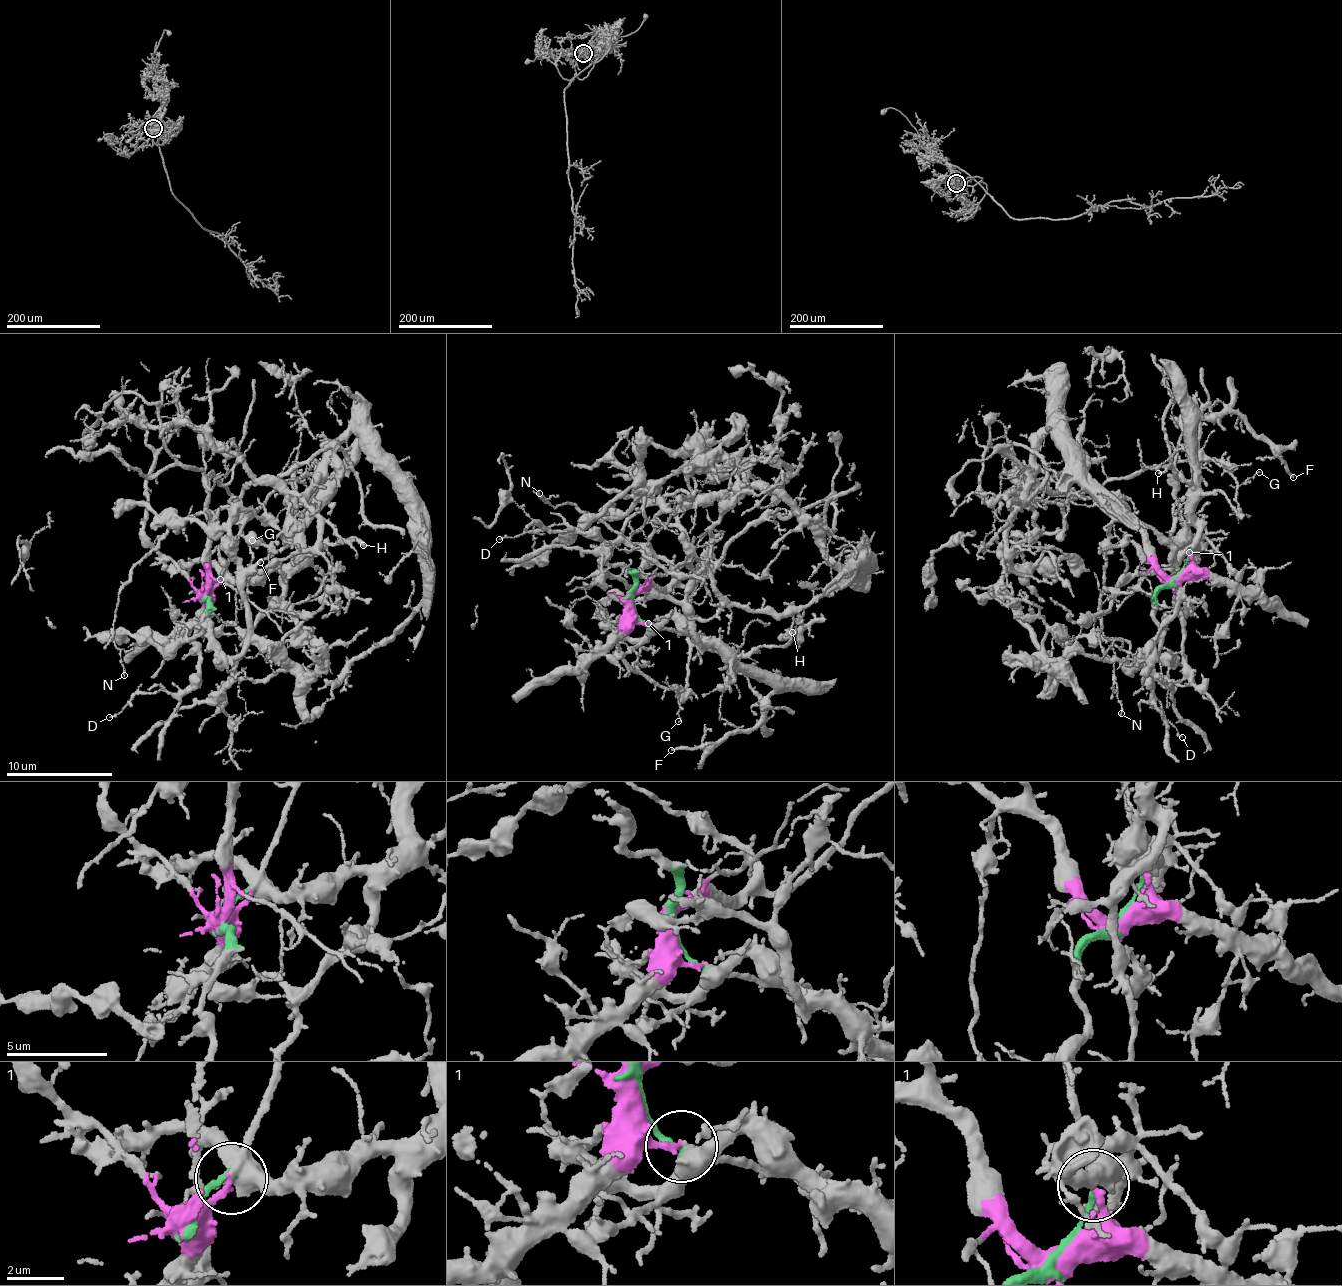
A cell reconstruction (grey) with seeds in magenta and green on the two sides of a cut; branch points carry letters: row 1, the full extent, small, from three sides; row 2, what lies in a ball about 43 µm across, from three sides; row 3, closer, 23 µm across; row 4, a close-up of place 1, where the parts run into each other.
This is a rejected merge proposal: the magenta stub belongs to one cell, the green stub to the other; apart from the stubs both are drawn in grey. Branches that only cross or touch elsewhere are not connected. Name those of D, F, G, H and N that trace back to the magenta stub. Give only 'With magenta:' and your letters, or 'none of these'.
With magenta: G, N

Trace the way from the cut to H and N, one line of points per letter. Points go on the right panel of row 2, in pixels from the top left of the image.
H: (1175, 579), (1190, 552), (1178, 536), (1191, 487), (1176, 478), (1170, 466), (1158, 472)
N: (1175, 579), (1160, 568), (1155, 547), (1146, 537), (1133, 525), (1113, 521), (1098, 634), (1113, 662), (1120, 714)

